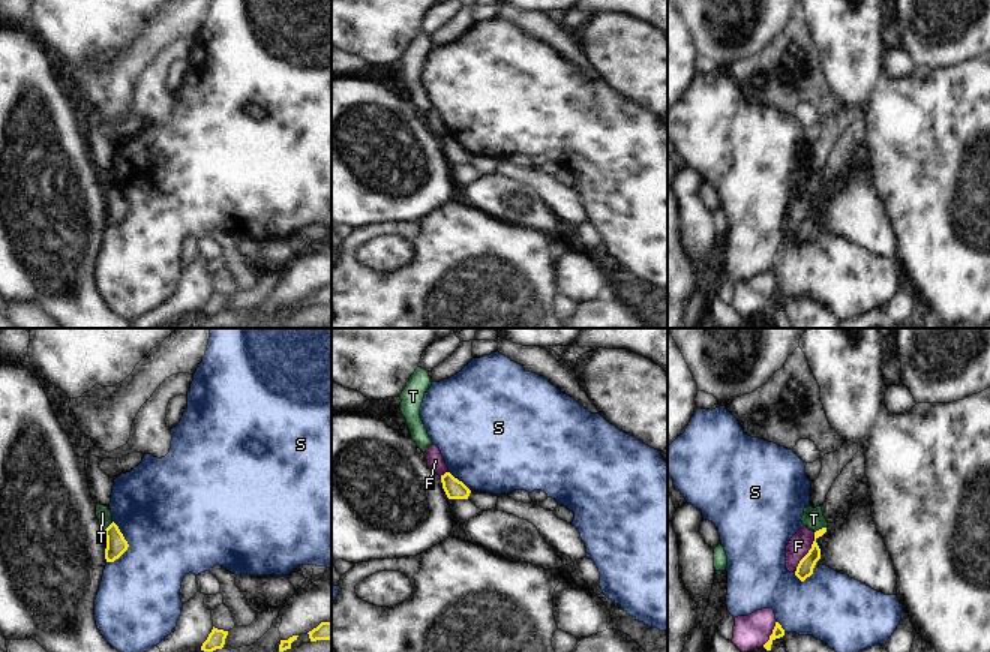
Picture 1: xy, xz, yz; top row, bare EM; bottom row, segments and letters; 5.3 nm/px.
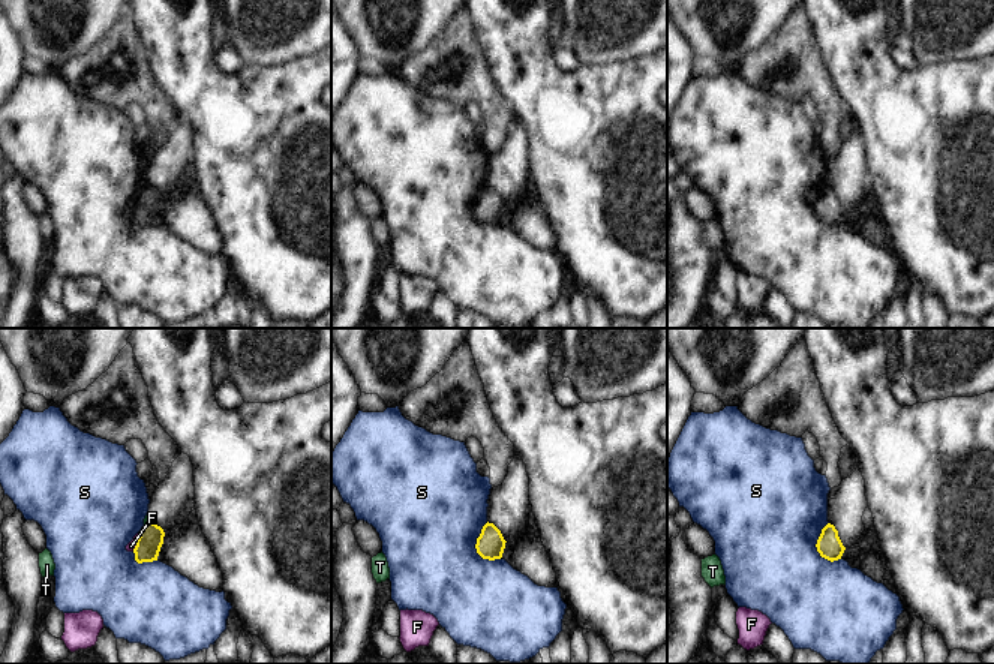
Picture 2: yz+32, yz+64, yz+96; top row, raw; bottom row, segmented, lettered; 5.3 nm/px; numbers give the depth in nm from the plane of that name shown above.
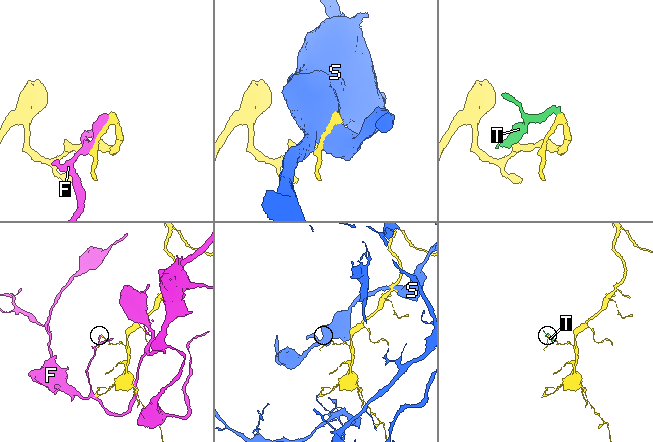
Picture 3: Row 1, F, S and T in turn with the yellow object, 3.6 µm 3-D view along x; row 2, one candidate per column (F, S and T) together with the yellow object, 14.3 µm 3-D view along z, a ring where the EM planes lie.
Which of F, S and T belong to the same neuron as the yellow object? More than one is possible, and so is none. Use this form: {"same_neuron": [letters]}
{"same_neuron": []}

